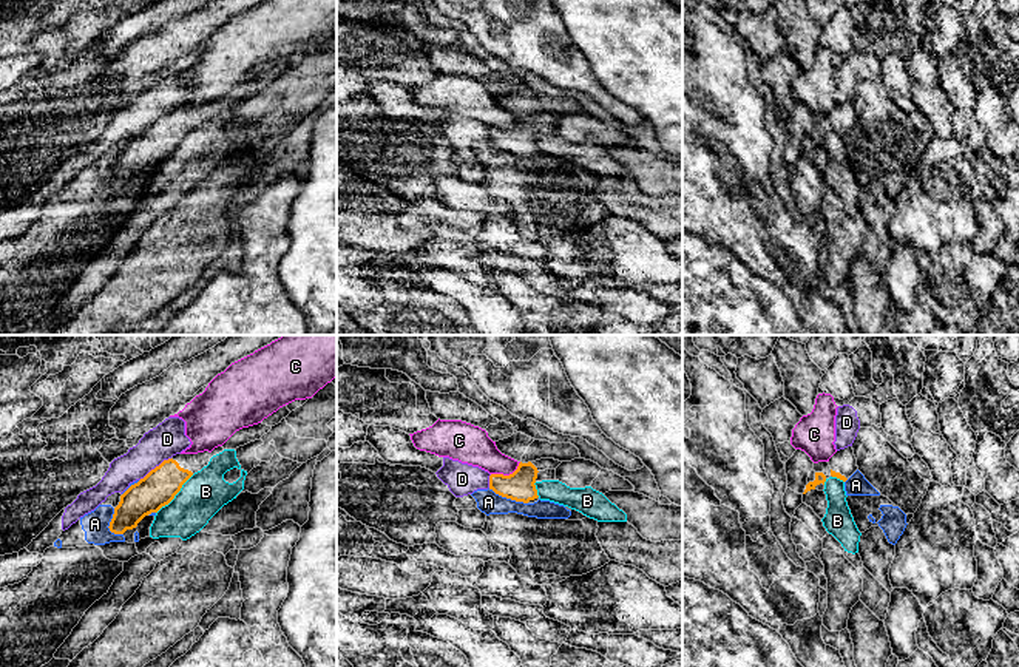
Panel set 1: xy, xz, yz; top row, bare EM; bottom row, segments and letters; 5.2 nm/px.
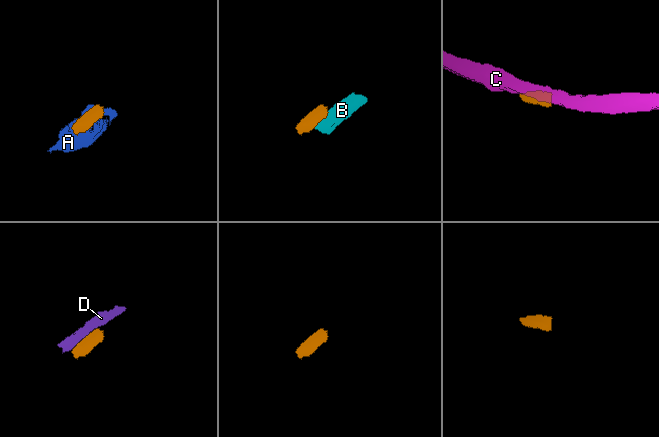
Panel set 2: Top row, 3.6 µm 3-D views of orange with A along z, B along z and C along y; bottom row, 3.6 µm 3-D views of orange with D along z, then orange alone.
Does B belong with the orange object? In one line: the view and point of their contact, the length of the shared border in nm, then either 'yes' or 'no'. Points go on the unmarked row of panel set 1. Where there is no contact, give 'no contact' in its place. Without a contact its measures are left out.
meets orange in xy at (176, 147); contact 280 nm long; no

